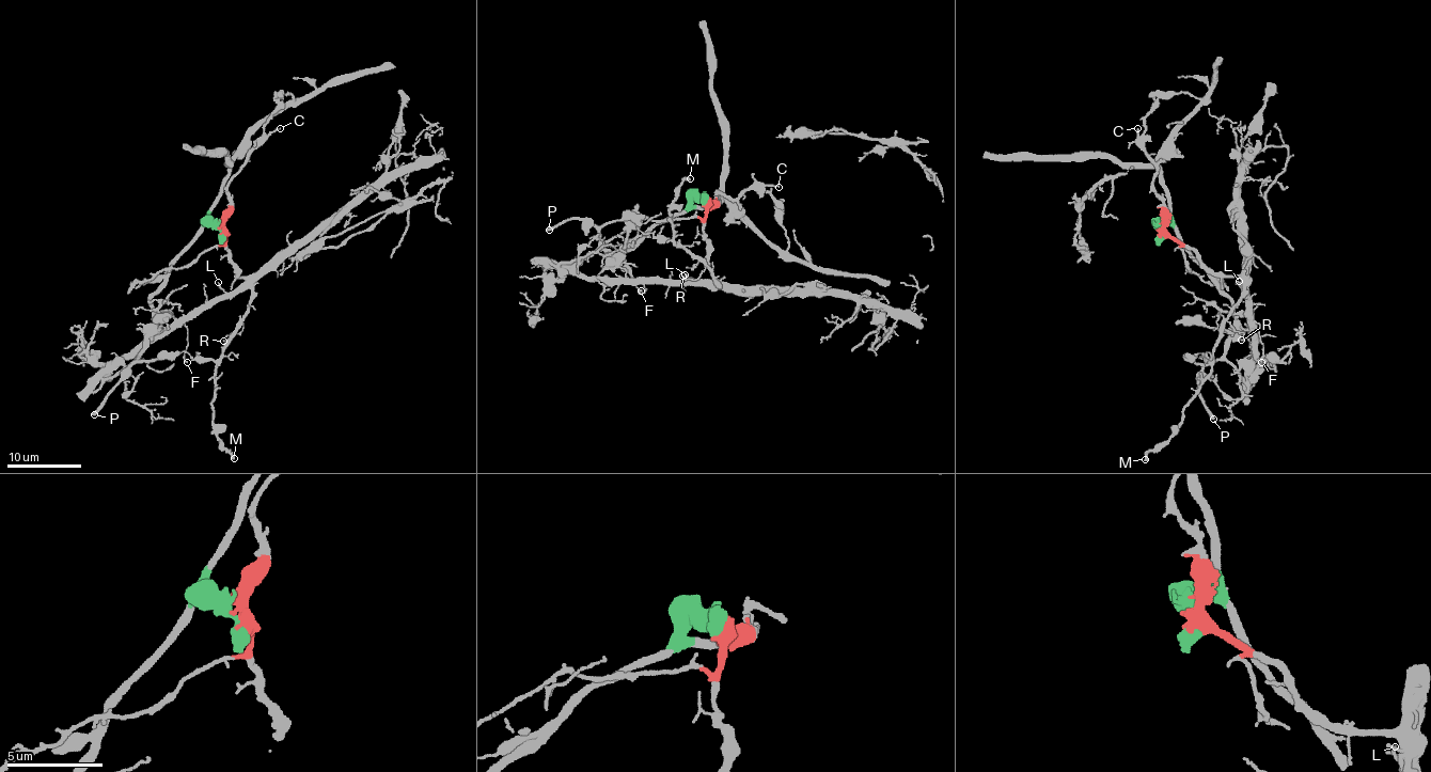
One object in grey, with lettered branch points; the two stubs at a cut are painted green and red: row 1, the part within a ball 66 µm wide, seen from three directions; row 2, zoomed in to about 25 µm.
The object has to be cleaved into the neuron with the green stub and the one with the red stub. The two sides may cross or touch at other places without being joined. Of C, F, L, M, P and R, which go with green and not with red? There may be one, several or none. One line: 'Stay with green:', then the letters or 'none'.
Stay with green: P

